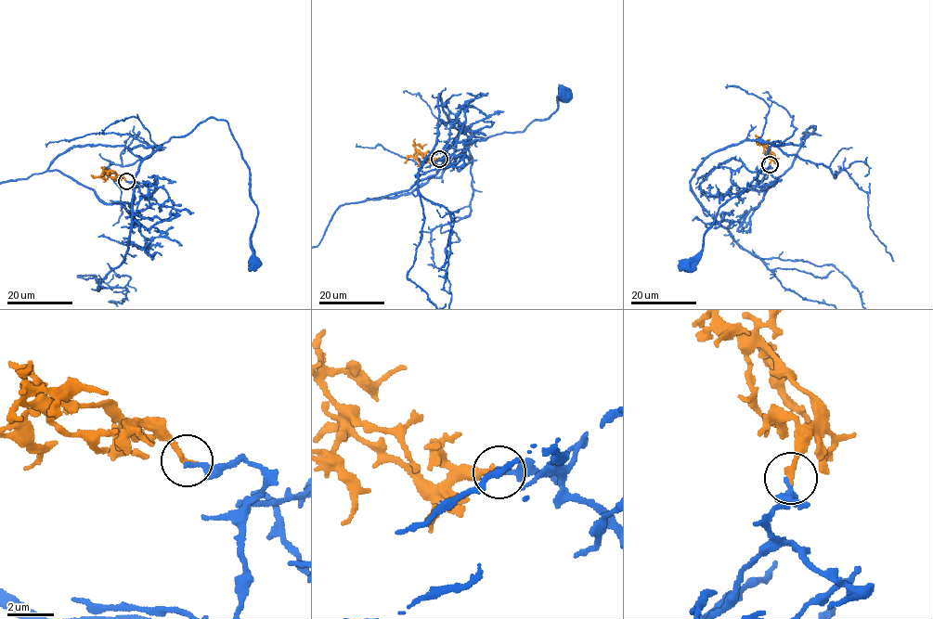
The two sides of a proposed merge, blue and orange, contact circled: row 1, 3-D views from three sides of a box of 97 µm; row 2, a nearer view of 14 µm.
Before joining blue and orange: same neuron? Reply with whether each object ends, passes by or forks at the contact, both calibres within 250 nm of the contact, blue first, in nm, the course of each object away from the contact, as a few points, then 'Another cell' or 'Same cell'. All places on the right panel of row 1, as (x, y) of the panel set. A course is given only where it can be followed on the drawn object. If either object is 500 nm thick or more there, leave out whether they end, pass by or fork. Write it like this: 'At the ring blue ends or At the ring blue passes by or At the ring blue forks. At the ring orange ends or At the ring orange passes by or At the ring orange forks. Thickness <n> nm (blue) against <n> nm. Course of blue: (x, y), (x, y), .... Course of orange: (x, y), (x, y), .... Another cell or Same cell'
At the ring blue ends. At the ring orange ends. Thickness 240 nm (blue) against 240 nm. Course of blue: (769, 164), (759, 190), (790, 167), (814, 127), (799, 145), (769, 142), (780, 143), (719, 208), (688, 266). Course of orange: (770, 164), (771, 156), (765, 153), (759, 141), (759, 146). Same cell

